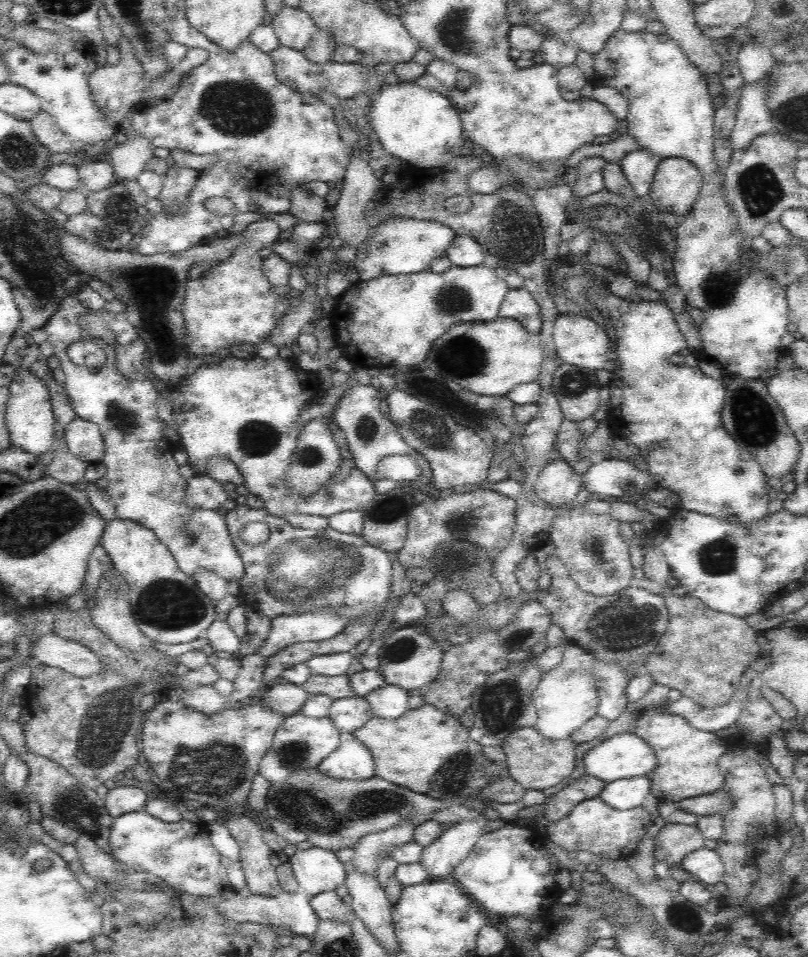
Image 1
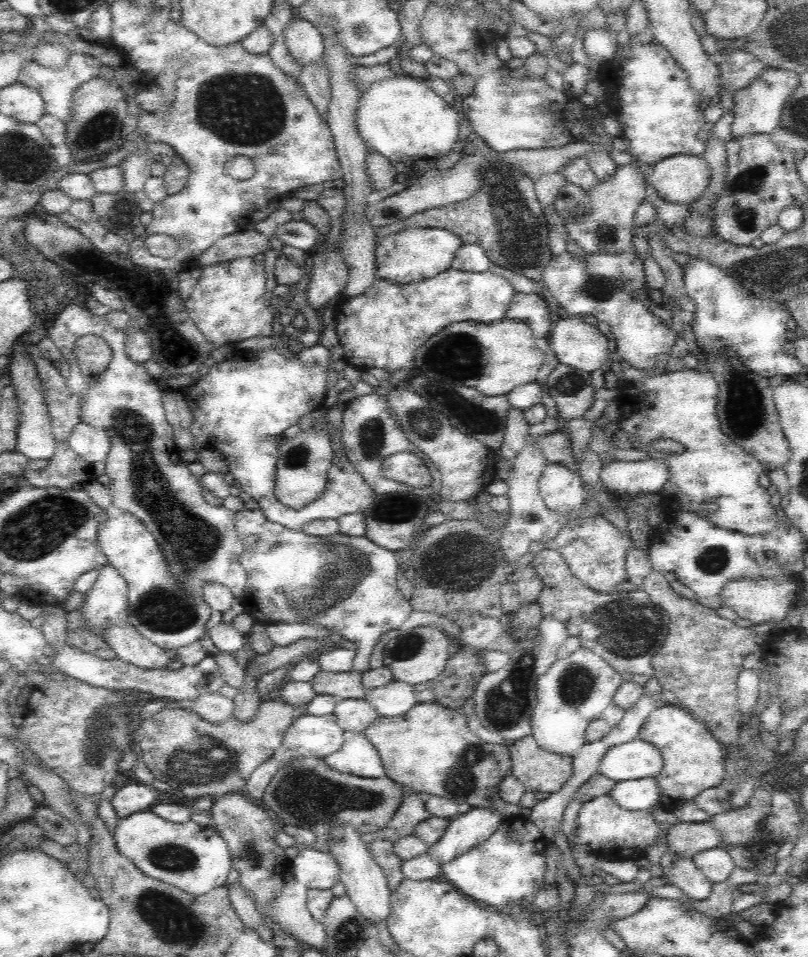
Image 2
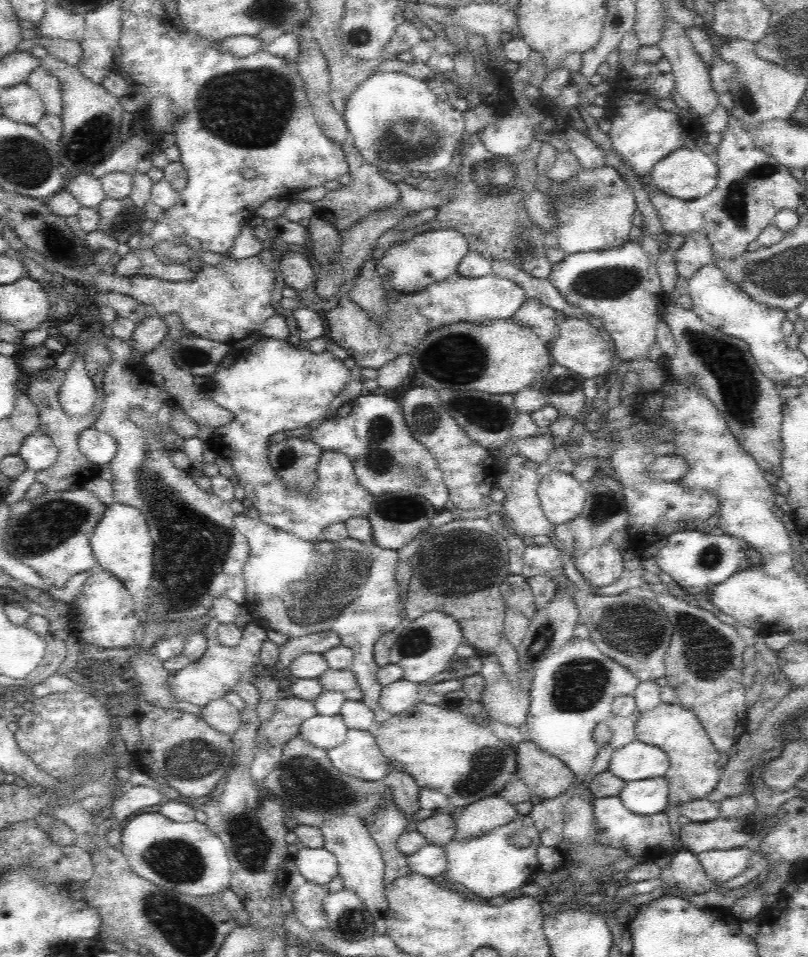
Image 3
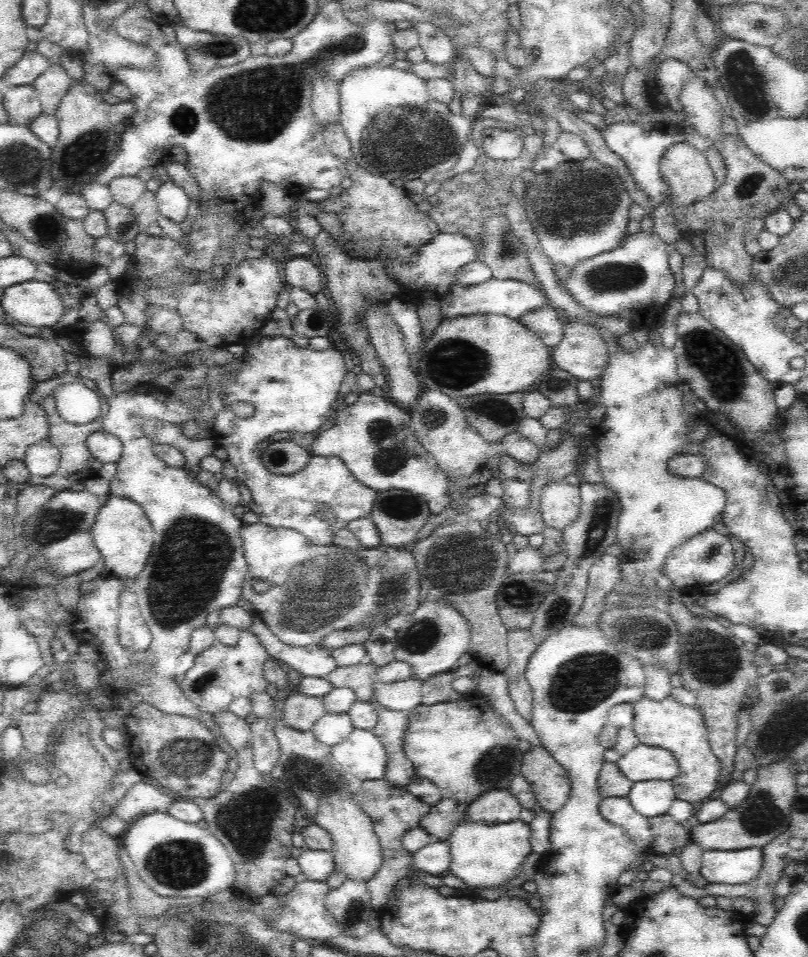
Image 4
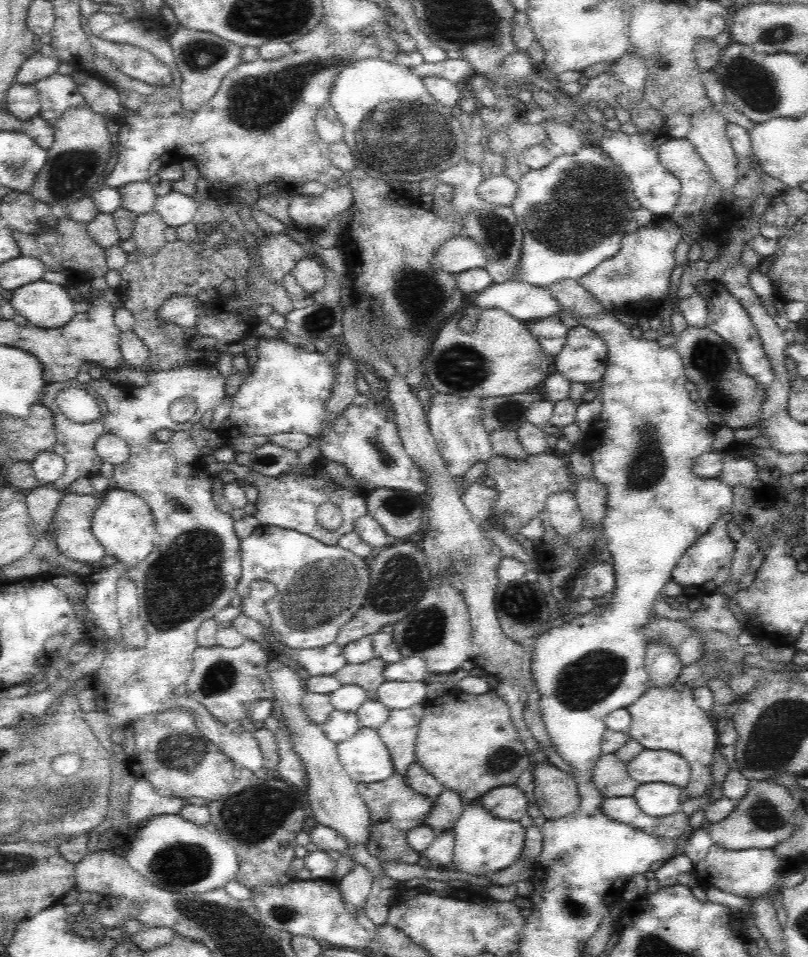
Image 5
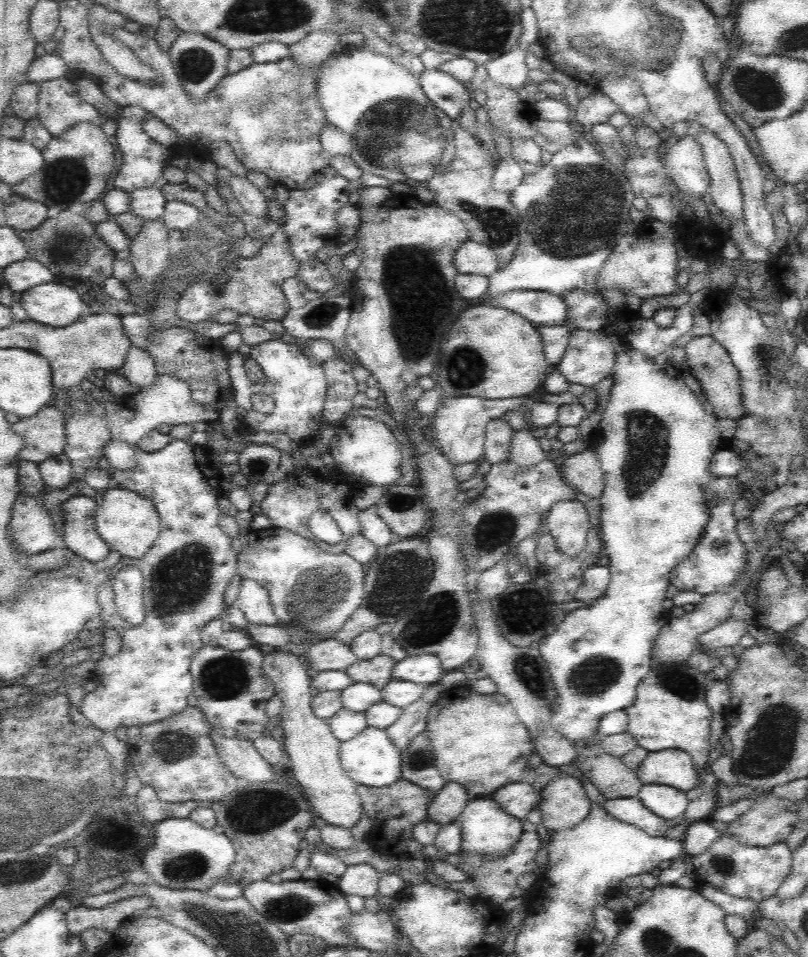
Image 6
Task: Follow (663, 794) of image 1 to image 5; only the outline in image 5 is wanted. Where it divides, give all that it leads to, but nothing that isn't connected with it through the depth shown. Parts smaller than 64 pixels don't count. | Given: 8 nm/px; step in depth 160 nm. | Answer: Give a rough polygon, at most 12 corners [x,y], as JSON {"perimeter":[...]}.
{"perimeter":[[679,678],[651,684],[634,704],[629,738],[680,755],[681,790],[713,786],[713,716]]}

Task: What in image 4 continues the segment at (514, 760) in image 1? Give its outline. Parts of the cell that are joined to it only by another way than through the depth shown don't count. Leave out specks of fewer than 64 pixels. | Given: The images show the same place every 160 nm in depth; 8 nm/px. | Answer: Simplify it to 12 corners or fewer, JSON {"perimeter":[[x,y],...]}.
{"perimeter":[[524,746],[520,774],[550,813],[571,790],[568,771],[542,746]]}

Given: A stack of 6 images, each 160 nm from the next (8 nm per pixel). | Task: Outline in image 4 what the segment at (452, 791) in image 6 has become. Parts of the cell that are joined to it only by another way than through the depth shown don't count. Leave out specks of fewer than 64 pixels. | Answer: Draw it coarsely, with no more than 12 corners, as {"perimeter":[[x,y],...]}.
{"perimeter":[[442,797],[419,825],[432,839],[446,841],[465,813]]}

